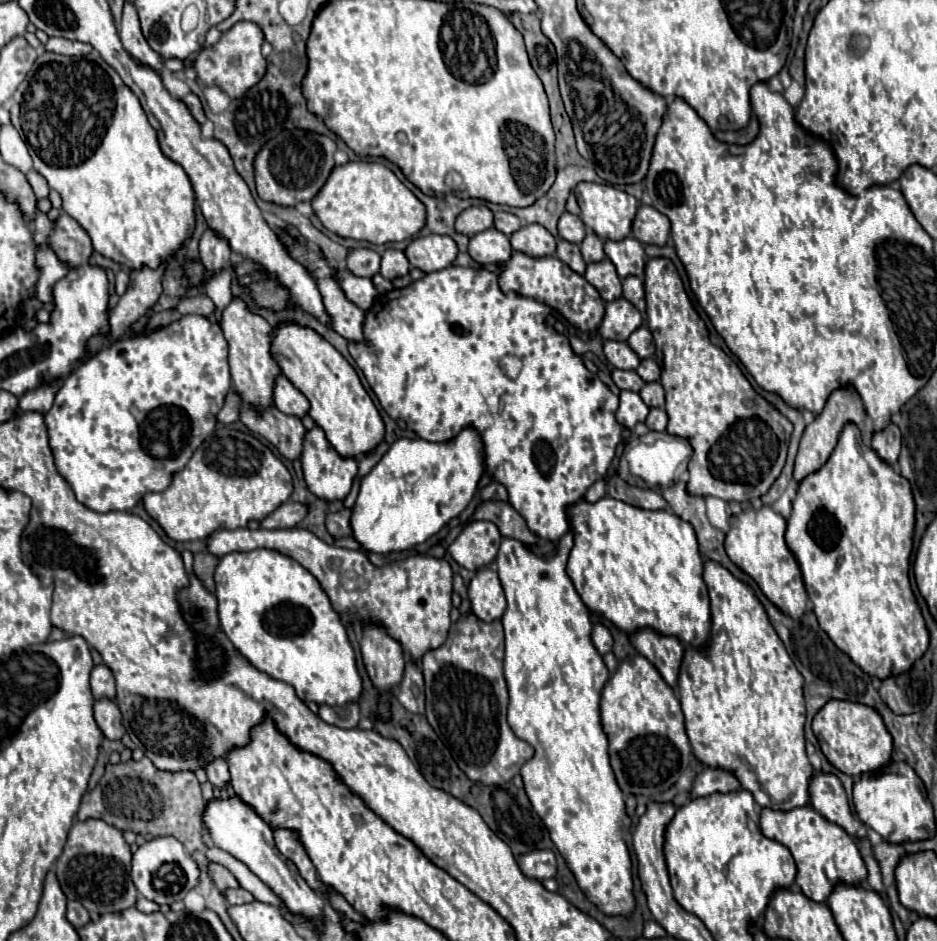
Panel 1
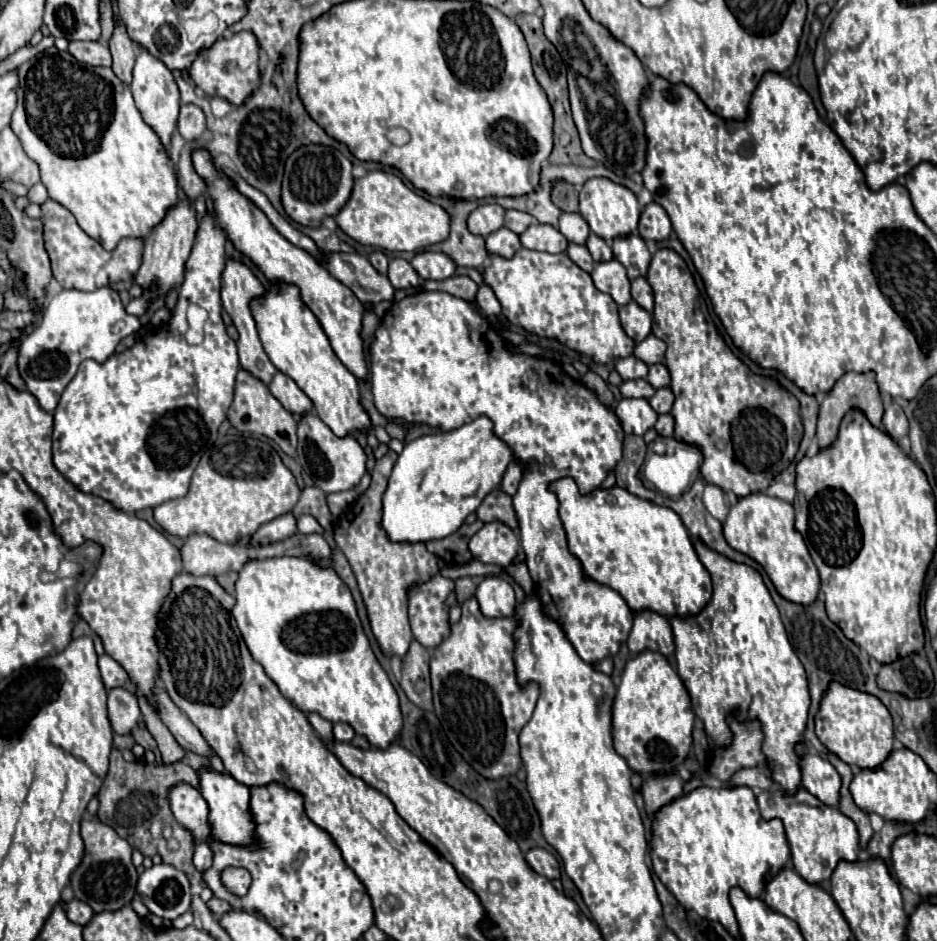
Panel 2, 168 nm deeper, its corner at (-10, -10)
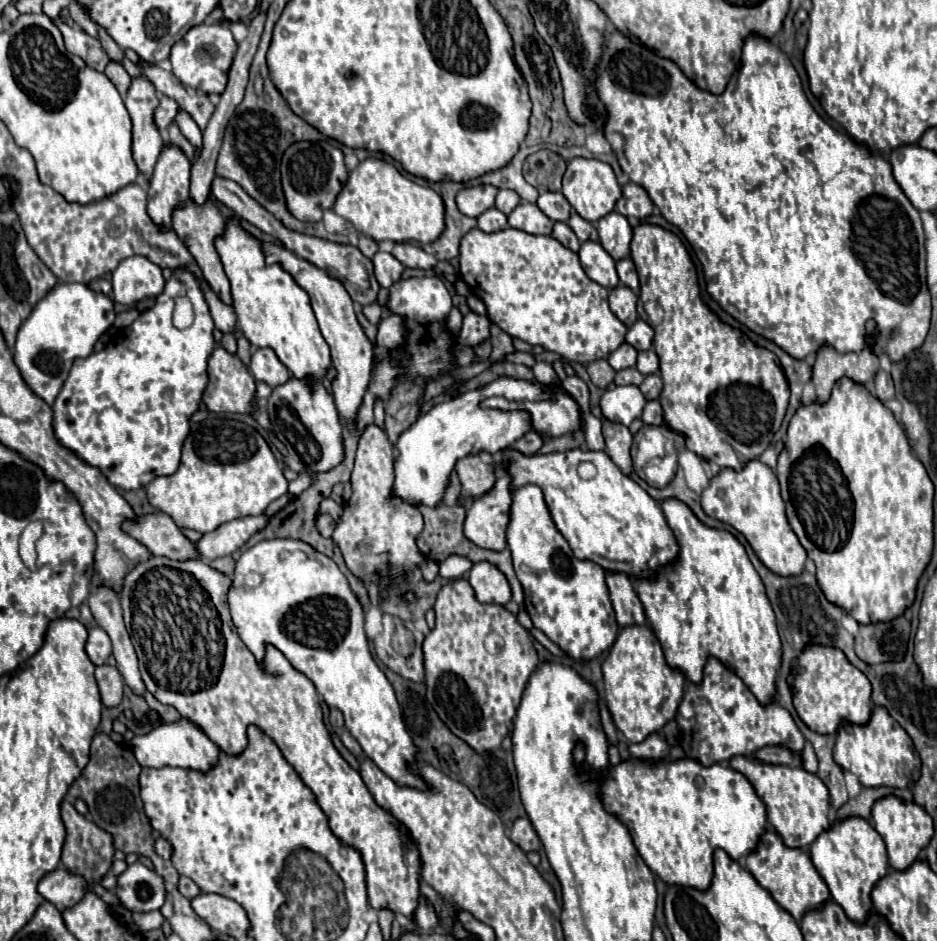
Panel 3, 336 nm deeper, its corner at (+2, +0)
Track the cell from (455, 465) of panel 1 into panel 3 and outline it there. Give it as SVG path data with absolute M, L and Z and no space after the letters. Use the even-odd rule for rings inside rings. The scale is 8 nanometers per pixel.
M500 377L488 385L482 385L474 391L468 391L456 399L444 401L432 407L428 413L420 415L416 423L412 423L396 441L396 457L394 457L394 485L392 497L408 501L412 507L428 505L436 507L444 501L446 487L450 483L450 475L456 469L456 461L468 455L476 455L488 451L496 455L504 451L514 441L518 441L530 429L530 417L522 411L502 413L496 409L482 409L478 403L484 397L502 395L510 401L524 401L524 399L546 399L548 391L538 381L520 381L510 377Z

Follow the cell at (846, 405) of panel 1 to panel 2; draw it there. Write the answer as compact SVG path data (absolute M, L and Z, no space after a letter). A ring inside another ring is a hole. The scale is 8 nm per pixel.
M854 371L844 373L836 381L836 385L824 395L824 399L820 403L820 417L818 417L818 431L816 431L816 435L818 435L818 447L828 447L828 443L832 443L832 439L836 439L836 431L838 431L840 419L852 407L858 407L860 411L864 411L872 425L876 425L876 427L882 425L884 405L882 405L882 395L880 395L874 371L868 371L868 373L854 373Z

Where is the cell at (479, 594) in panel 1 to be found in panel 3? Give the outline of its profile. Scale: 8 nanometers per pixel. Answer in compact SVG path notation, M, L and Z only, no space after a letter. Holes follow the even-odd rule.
M486 561L476 563L468 573L468 581L480 603L506 605L512 597L506 577L492 563L486 563Z

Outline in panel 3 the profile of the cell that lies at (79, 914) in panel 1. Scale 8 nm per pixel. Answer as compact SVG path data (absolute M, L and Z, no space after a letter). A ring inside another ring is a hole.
M56 869L52 873L48 873L40 885L38 885L38 893L50 901L52 905L56 905L60 911L74 907L86 893L86 883L82 877L78 875L70 875L66 869Z

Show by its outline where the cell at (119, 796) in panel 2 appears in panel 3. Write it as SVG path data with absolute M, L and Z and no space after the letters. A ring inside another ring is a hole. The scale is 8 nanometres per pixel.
M96 733L90 749L90 763L84 767L82 775L70 787L70 795L76 799L84 799L88 805L88 813L92 821L108 831L114 837L114 847L124 853L144 853L150 857L154 869L164 877L168 891L178 885L178 873L170 861L164 861L154 849L152 825L144 813L144 803L140 799L140 765L132 751L124 751L124 747L116 745L108 735Z

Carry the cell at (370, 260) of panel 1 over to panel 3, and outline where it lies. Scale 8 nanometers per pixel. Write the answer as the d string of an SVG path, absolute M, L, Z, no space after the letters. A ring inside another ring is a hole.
M360 235L360 243L358 243L358 249L368 257L368 259L372 259L374 257L374 253L378 251L378 243L374 241L374 239L370 239L370 237L366 237L366 235Z

